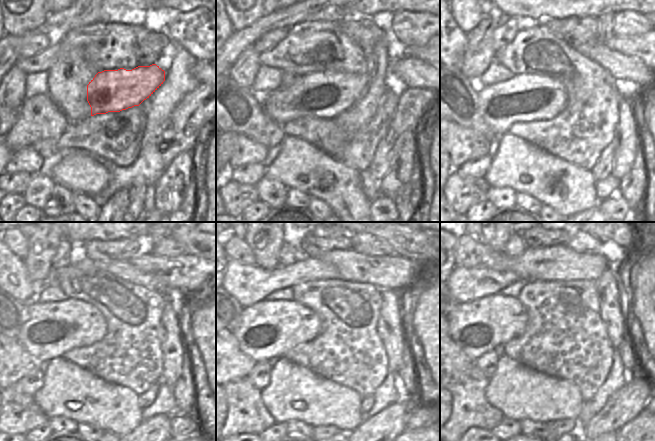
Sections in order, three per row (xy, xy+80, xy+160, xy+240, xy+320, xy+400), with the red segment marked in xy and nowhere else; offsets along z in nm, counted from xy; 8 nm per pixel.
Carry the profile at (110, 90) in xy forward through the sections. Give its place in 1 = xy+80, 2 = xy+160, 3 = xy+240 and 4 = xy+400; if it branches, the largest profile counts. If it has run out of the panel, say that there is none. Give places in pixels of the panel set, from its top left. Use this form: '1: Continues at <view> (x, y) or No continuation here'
1: Continues at xy+80 (319, 94)
2: Continues at xy+160 (525, 97)
3: Continues at xy+240 (50, 329)
4: Continues at xy+400 (488, 323)

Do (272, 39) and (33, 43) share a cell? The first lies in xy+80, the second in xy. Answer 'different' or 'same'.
same

